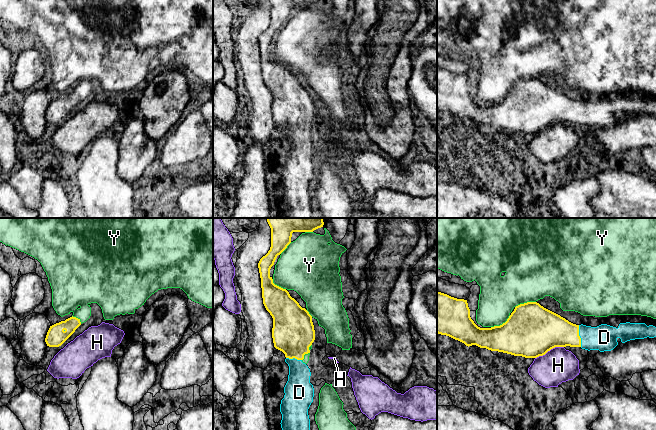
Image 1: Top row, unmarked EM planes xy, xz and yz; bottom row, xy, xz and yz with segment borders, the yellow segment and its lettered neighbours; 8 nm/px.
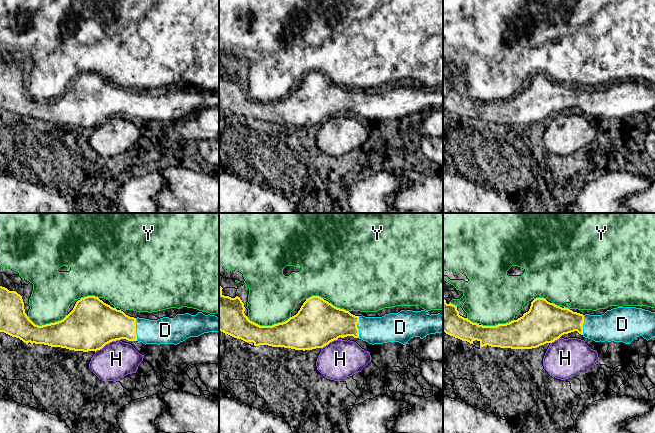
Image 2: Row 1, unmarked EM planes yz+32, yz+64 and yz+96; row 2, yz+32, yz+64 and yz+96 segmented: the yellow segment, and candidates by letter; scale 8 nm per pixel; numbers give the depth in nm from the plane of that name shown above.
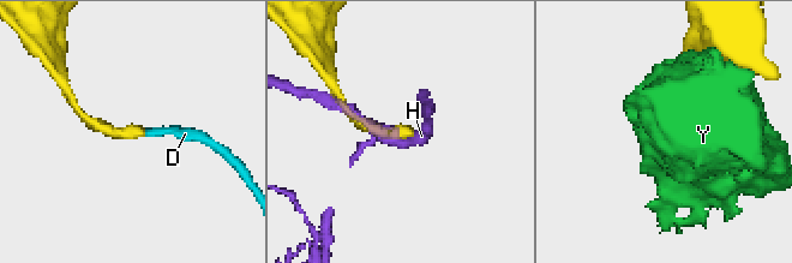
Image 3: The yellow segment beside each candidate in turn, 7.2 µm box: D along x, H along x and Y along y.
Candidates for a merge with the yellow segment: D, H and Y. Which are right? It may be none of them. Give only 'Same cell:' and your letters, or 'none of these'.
Same cell: D

